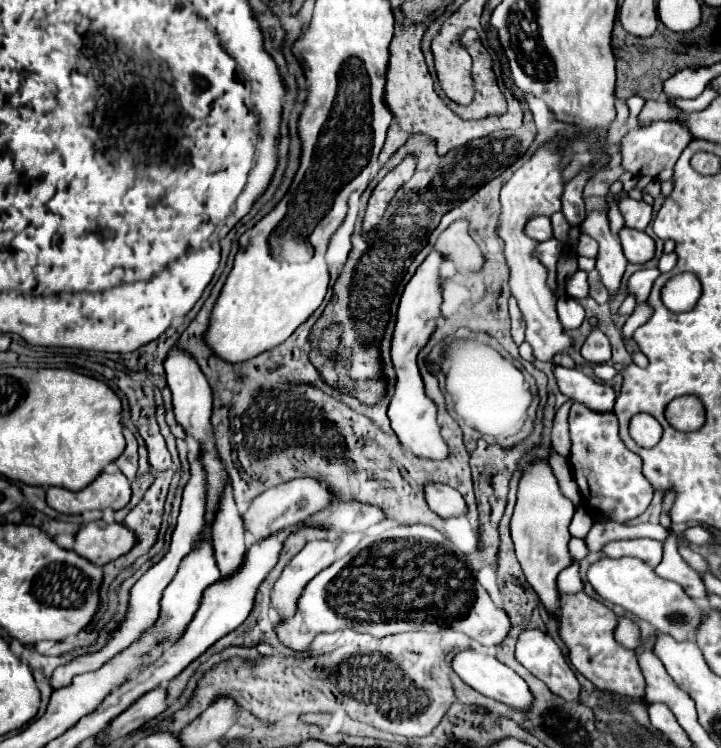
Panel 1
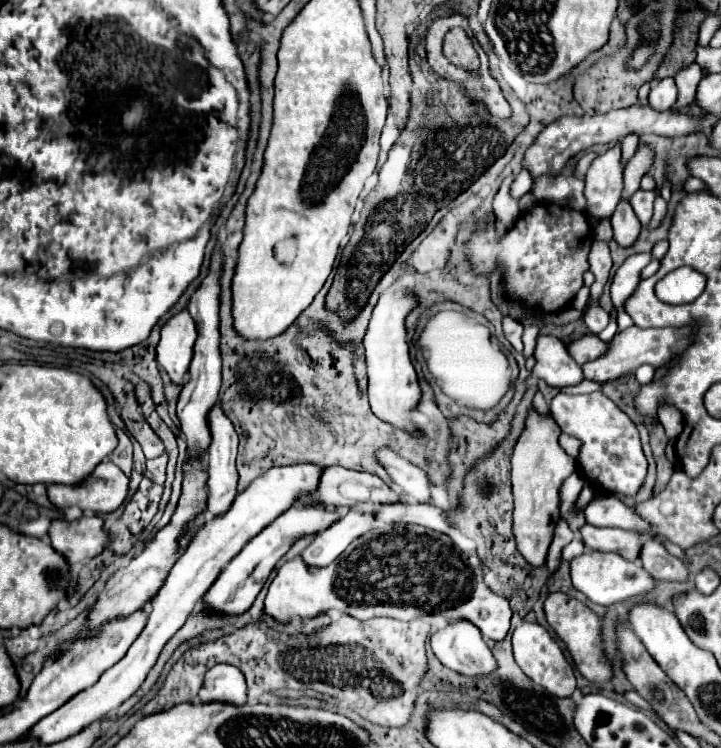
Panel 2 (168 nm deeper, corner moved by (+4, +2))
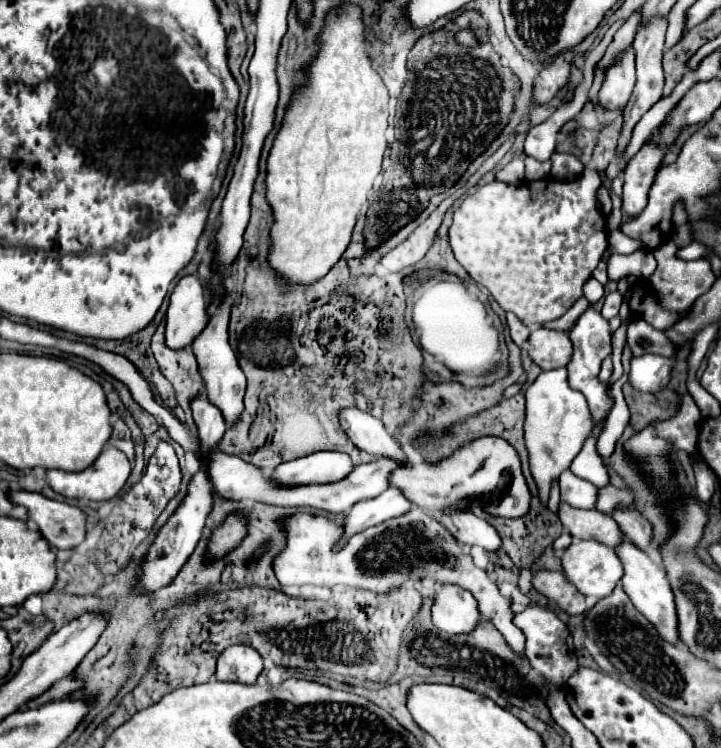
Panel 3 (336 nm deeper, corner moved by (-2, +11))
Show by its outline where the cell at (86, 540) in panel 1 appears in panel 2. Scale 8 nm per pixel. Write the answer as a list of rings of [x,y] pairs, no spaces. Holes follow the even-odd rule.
[[[82,516],[74,522],[54,520],[50,526],[50,542],[74,566],[102,554],[110,538],[100,516]]]

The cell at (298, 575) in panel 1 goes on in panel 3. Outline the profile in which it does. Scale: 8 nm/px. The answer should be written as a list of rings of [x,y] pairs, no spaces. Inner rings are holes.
[[[390,487],[388,491],[384,491],[380,497],[368,499],[368,501],[360,501],[358,505],[354,505],[350,509],[350,513],[344,519],[346,525],[346,533],[354,535],[362,529],[380,525],[388,519],[394,517],[402,517],[410,511],[412,503],[404,497],[404,493],[396,487]]]

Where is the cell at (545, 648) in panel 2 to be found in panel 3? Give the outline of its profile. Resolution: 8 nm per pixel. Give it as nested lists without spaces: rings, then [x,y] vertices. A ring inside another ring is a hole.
[[[526,607],[522,613],[514,615],[514,625],[522,629],[522,633],[526,635],[526,657],[530,661],[530,665],[542,673],[548,681],[556,683],[556,685],[564,685],[568,681],[568,677],[578,669],[578,657],[576,657],[576,649],[572,645],[572,635],[566,627],[566,623],[560,621],[560,617],[546,609],[546,607]]]

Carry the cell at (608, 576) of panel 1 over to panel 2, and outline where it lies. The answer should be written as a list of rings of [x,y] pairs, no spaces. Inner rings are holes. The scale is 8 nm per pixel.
[[[585,545],[585,550],[582,556],[574,558],[570,562],[570,574],[572,574],[572,584],[584,592],[588,596],[588,600],[592,600],[594,604],[602,604],[602,606],[610,606],[610,604],[616,604],[616,602],[624,602],[624,600],[630,600],[630,598],[636,598],[636,596],[644,596],[652,590],[656,590],[656,580],[650,578],[650,574],[644,570],[644,566],[640,562],[630,562],[626,558],[622,558],[620,554],[616,552],[606,552],[606,550],[588,550]]]

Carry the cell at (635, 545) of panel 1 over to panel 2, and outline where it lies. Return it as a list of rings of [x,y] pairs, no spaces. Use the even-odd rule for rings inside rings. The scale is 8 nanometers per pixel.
[[[584,524],[580,532],[588,550],[616,552],[632,562],[640,558],[644,538],[634,532],[626,532],[620,528],[596,528],[590,524]]]

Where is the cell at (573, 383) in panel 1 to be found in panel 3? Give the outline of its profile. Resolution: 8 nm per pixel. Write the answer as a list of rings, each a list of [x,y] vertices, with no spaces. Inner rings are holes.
[[[538,327],[530,333],[530,359],[540,369],[558,369],[566,367],[572,357],[572,343],[566,333],[552,331],[546,327]]]

